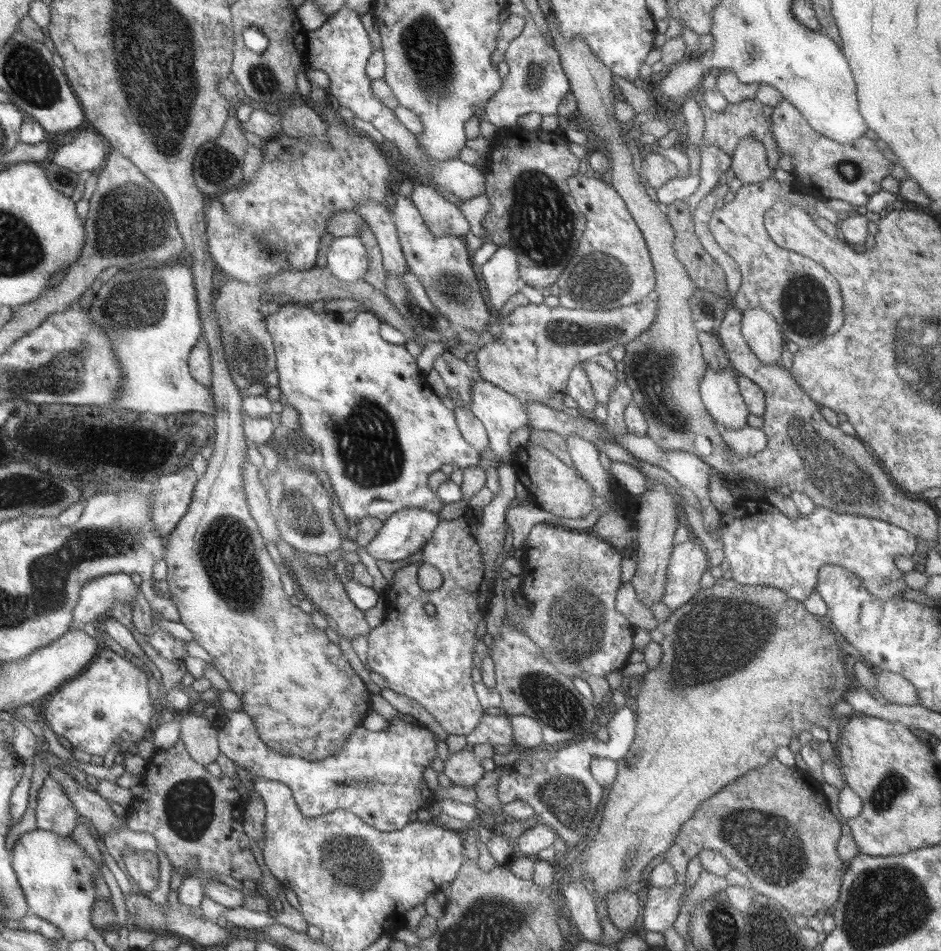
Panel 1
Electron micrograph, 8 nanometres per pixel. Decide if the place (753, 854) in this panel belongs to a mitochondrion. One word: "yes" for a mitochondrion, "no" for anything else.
yes

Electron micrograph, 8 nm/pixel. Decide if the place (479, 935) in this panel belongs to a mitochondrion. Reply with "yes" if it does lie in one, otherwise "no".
yes

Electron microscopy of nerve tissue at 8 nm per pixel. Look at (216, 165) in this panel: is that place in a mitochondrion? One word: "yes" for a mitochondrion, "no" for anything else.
yes

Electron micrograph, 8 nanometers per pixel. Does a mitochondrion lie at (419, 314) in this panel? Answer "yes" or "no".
yes

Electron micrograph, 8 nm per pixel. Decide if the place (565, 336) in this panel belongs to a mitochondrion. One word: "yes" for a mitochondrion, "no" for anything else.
yes

